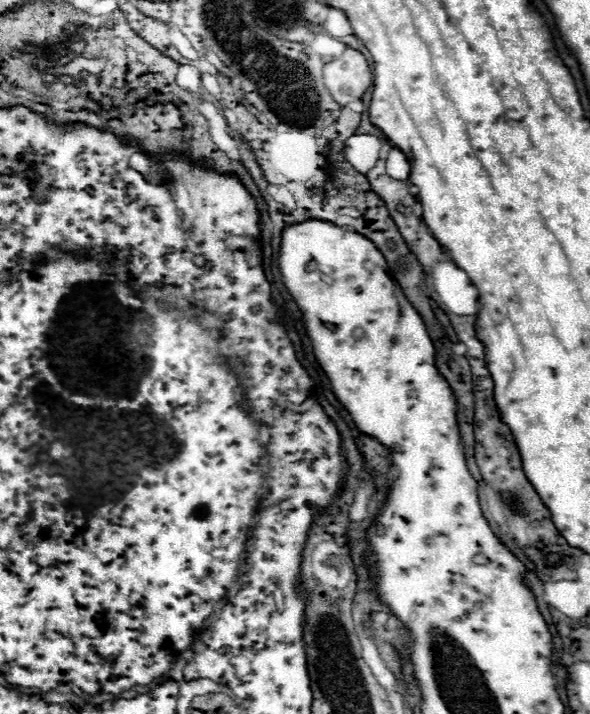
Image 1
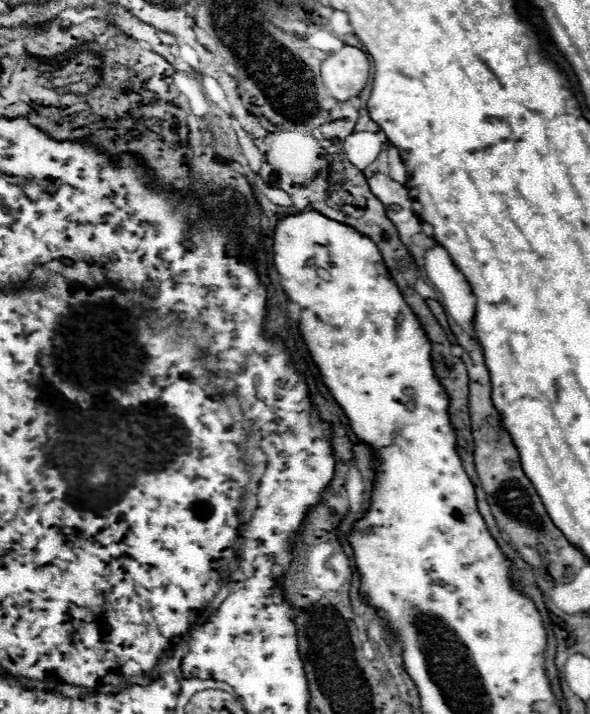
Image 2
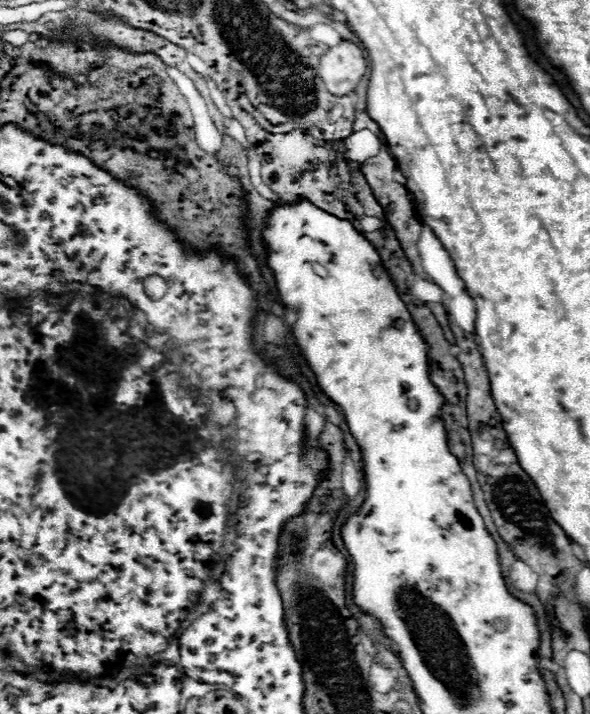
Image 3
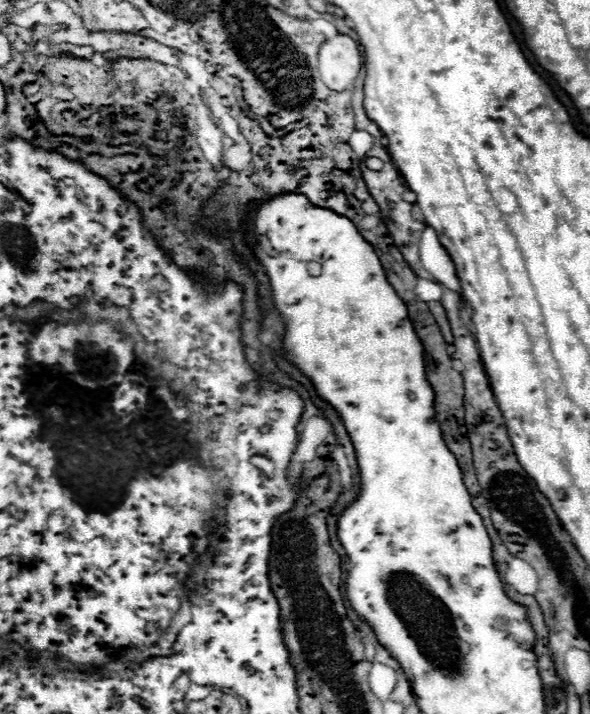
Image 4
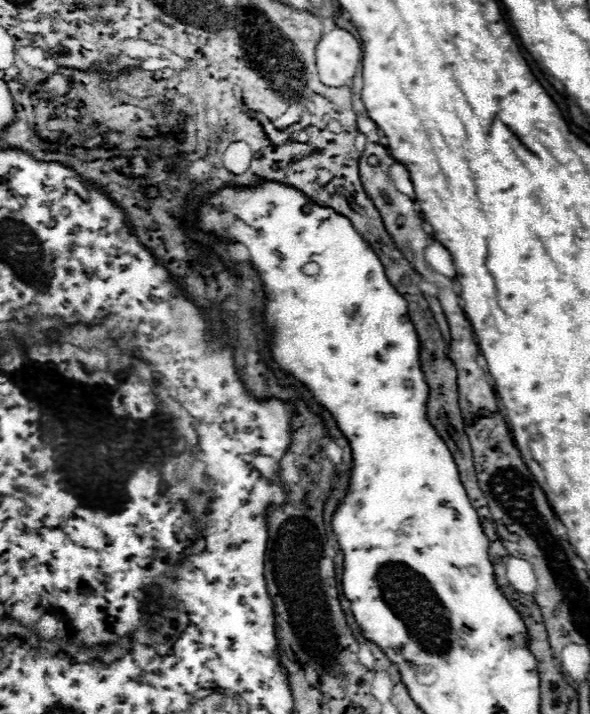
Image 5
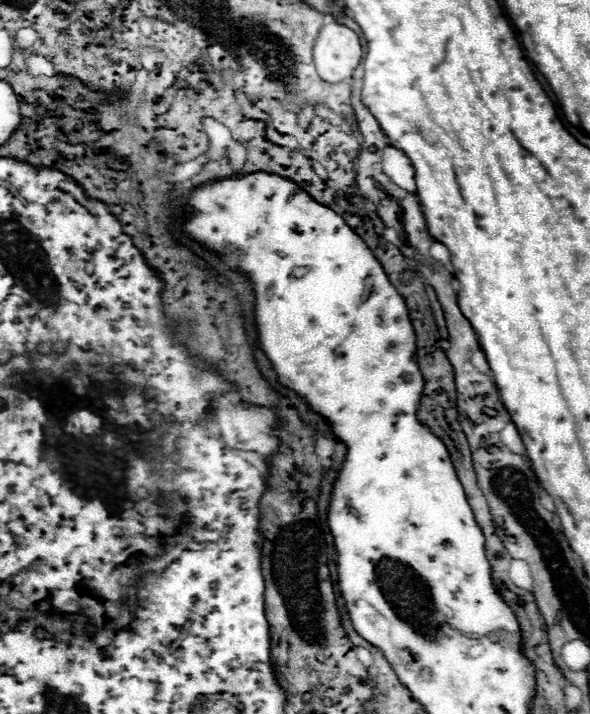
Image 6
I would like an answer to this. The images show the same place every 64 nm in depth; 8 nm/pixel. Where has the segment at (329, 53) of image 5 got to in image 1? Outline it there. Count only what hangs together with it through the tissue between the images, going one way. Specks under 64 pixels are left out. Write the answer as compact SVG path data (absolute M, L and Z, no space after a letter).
M346 48L342 56L324 66L324 84L336 104L346 106L352 100L360 100L372 86L372 72L358 50Z

